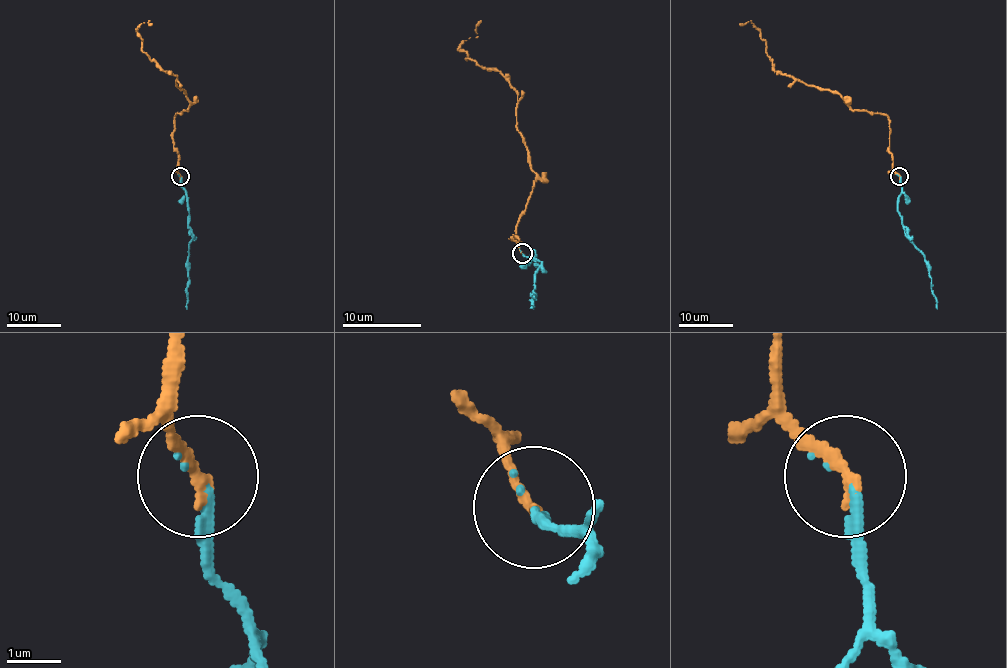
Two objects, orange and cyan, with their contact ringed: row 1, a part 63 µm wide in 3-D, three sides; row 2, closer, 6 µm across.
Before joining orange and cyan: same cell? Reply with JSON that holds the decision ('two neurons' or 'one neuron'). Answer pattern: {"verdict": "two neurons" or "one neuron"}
{"verdict": "one neuron"}

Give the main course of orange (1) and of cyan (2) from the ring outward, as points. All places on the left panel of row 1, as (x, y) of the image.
1: (180, 176), (172, 133), (176, 114), (189, 106), (176, 85), (177, 77), (142, 50), (136, 31), (151, 23)
2: (181, 177), (192, 240), (188, 259), (186, 309)

